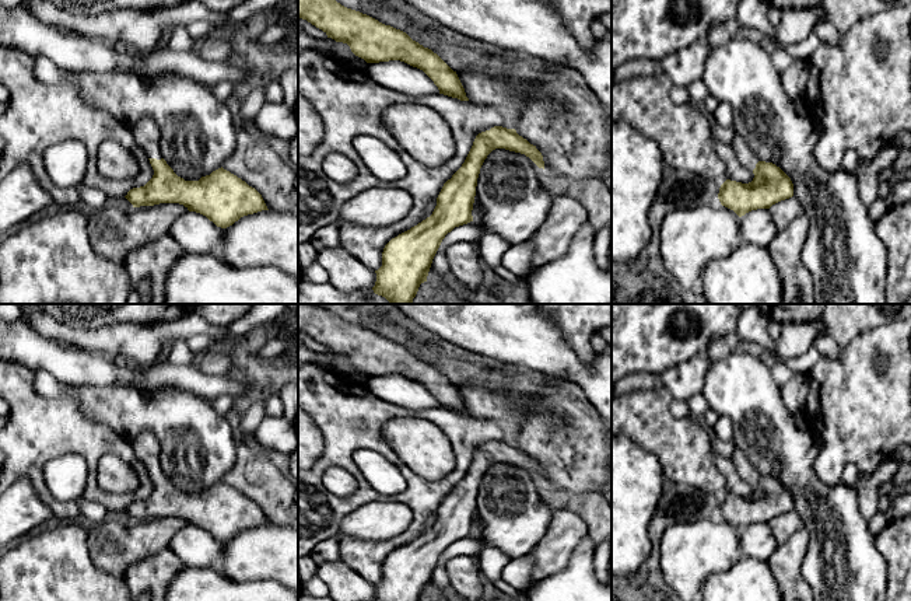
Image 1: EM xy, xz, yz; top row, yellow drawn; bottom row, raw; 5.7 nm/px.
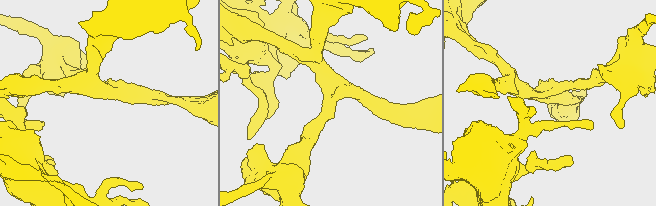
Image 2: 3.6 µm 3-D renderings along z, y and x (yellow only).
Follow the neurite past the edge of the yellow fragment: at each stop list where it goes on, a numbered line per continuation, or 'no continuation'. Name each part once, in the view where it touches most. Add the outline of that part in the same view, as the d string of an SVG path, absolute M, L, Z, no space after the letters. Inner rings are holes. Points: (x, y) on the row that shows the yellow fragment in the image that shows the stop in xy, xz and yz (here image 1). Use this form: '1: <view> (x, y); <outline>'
1: xy (146, 132); M147 116L130 126L136 144L146 153L148 158L162 158L160 141L161 132L153 118Z

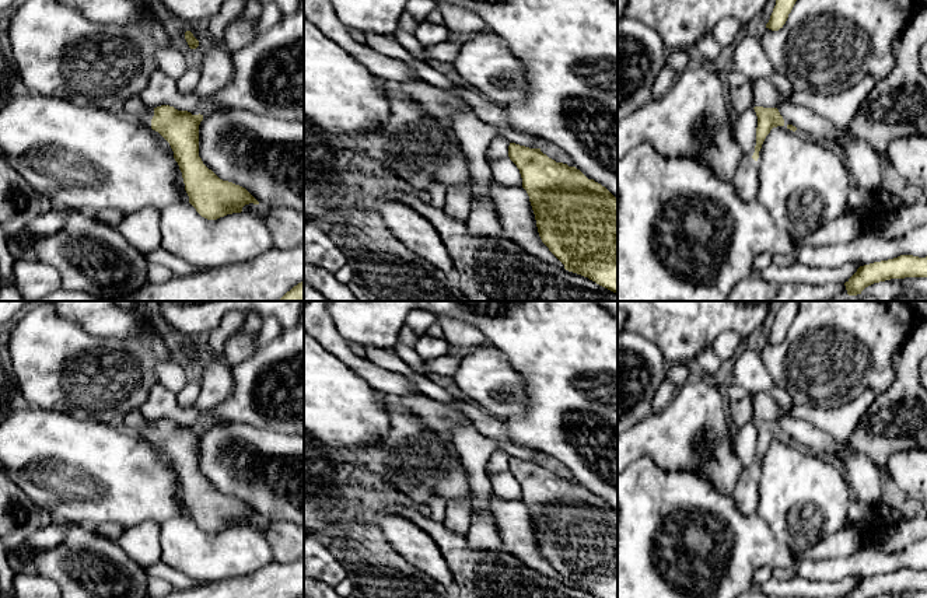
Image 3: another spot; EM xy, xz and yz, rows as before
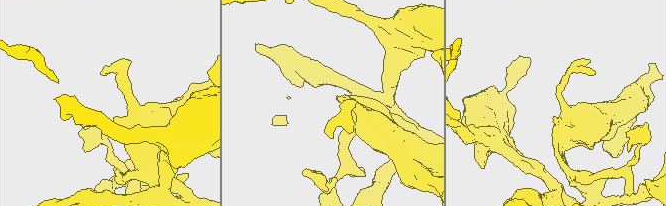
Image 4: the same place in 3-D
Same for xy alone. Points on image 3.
1: xy (135, 108); M133 97L127 99L122 109L125 111L126 116L139 120L140 123L151 127L151 119L154 116L154 108L147 106L139 97Z

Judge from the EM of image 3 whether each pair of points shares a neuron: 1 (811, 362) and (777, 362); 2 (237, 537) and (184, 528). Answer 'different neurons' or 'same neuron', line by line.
1: same neuron
2: same neuron

